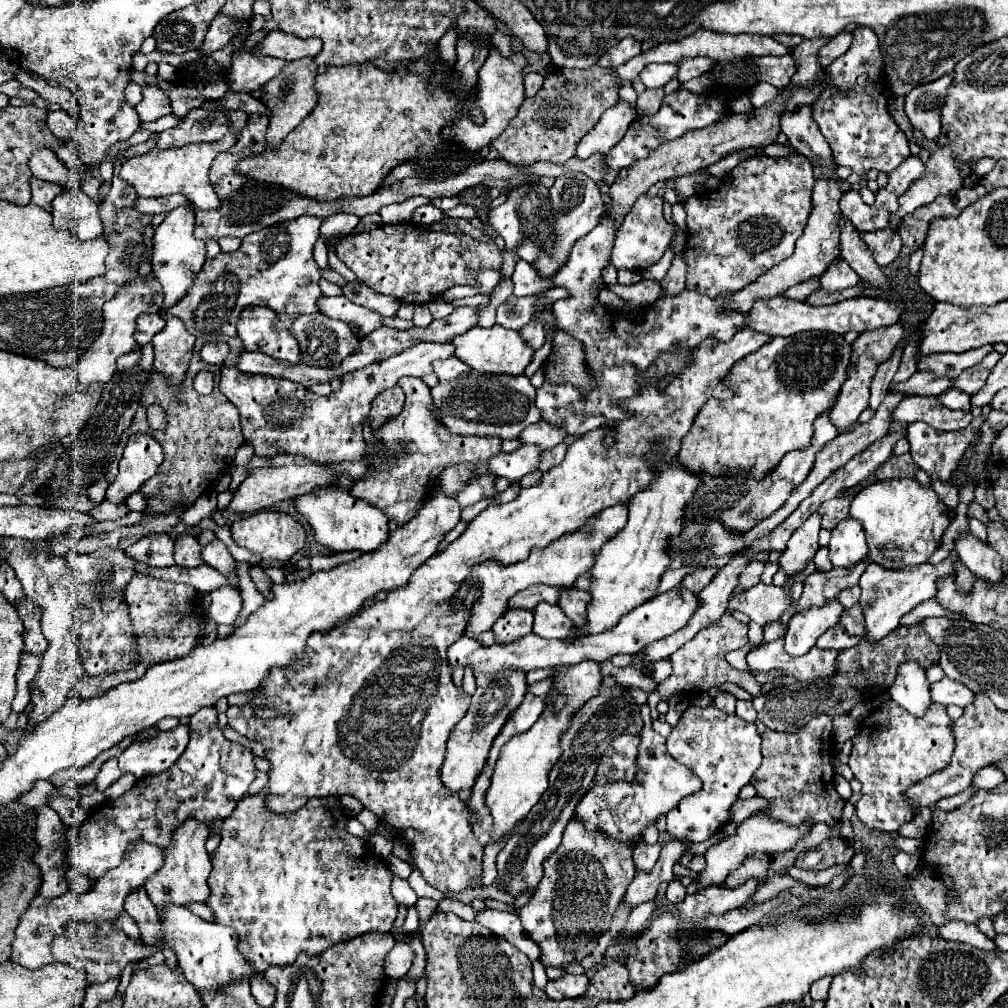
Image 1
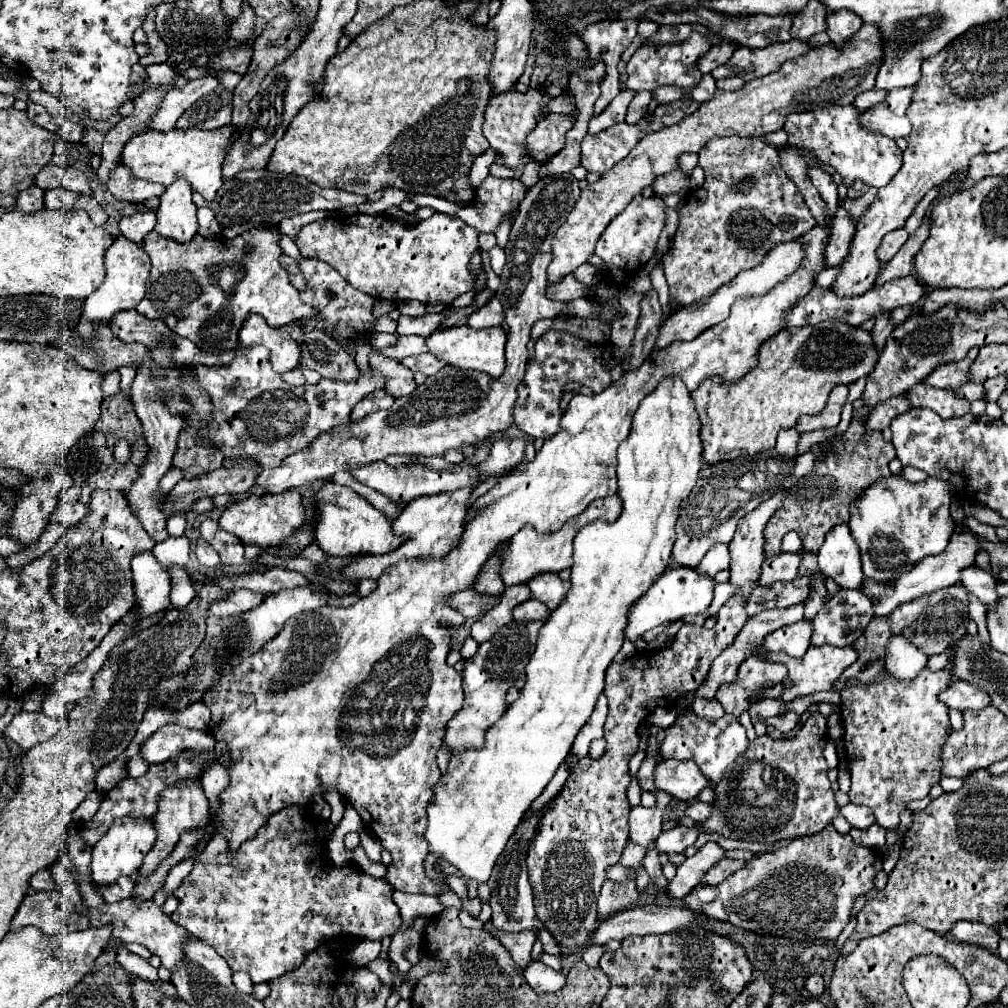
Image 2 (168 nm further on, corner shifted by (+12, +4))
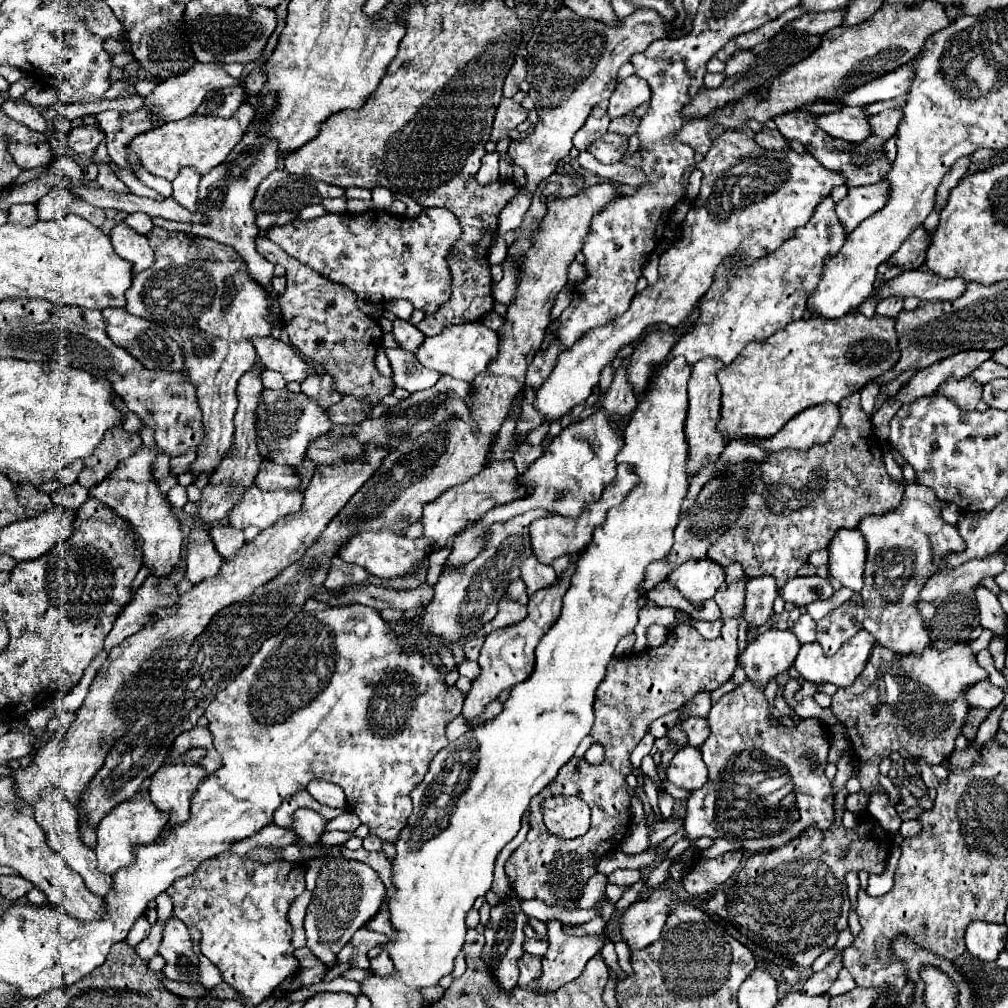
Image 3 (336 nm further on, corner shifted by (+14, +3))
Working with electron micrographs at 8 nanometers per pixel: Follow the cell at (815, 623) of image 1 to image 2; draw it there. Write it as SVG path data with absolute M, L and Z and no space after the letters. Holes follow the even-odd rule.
M802 619L800 623L780 627L774 633L770 633L764 639L766 651L784 651L790 657L802 657L806 649L810 647L810 635L812 635L812 621Z

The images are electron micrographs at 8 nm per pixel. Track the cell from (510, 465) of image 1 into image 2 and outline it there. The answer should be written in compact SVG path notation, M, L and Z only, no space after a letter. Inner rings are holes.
M374 461L370 465L364 465L362 469L352 471L352 475L362 483L368 485L388 499L400 503L400 501L412 501L418 495L434 495L434 493L446 493L446 491L456 491L460 487L468 487L472 483L472 471L476 471L476 465L462 465L458 463L452 471L432 471L432 469L422 469L420 465L410 465L410 467L390 467L384 461Z

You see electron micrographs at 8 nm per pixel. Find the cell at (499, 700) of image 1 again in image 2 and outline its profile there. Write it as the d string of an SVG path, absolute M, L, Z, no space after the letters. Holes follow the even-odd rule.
M512 621L504 627L500 627L492 639L480 645L478 653L464 661L464 705L462 709L448 721L446 733L444 733L444 745L450 749L450 757L454 757L460 751L466 751L468 747L482 747L486 731L504 715L506 711L506 693L514 685L516 677L524 671L528 665L530 655L536 647L538 629L542 623L538 621Z

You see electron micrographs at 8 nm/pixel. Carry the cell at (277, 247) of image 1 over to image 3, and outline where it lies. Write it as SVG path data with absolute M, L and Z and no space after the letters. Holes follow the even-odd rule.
M152 228L146 236L156 260L150 268L134 276L134 282L126 292L126 310L134 316L162 324L166 334L176 340L184 352L182 374L186 380L190 380L190 384L196 386L196 398L204 422L204 442L198 446L198 458L190 466L190 472L196 476L194 484L202 490L210 482L210 476L218 470L218 464L230 456L234 448L234 412L238 408L236 384L240 376L256 362L252 338L270 336L272 326L266 320L270 310L270 294L246 274L246 264L232 246L186 232L168 232L164 228Z

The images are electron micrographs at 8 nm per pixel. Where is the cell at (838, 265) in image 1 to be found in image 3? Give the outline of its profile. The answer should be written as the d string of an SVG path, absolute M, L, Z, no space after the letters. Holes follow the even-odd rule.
M886 178L880 180L878 184L848 188L848 196L836 206L836 214L844 224L846 232L852 232L864 218L884 208L888 200L888 192L890 188L886 184Z

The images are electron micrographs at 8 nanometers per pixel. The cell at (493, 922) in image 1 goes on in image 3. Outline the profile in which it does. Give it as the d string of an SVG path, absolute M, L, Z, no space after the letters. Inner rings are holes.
M548 920L546 926L548 926L550 946L548 946L548 952L542 956L542 974L536 982L536 990L554 992L560 986L564 986L566 982L572 982L574 978L578 978L582 974L586 962L592 956L596 956L596 952L602 948L602 934L588 934L588 936L576 938L576 936L566 936L562 932L562 922L558 922L558 920Z

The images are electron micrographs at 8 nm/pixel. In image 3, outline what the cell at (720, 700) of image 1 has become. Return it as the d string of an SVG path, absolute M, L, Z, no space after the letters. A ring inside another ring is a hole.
M692 716L692 718L684 720L684 724L682 724L682 732L686 734L688 746L698 748L698 746L708 738L710 728L708 728L708 724L706 724L706 718L696 718L696 716Z

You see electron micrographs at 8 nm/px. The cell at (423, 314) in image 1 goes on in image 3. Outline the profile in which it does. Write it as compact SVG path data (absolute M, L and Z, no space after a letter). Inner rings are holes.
M400 318L394 320L392 336L394 336L396 344L406 352L416 352L418 346L422 344L422 340L424 340L424 334L416 326L412 326L410 322L400 320Z

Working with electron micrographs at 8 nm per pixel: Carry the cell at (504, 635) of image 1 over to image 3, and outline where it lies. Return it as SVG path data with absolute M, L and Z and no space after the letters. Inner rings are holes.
M522 578L512 580L512 582L510 582L510 588L508 588L506 592L508 592L508 596L512 596L512 598L514 598L516 602L520 602L520 604L526 604L526 602L528 602L528 594L526 594L526 586L524 586Z

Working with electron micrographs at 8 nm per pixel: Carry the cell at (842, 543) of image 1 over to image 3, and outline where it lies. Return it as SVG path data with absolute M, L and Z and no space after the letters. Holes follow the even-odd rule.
M838 530L830 544L830 574L840 580L842 586L860 592L864 586L866 542L858 530Z

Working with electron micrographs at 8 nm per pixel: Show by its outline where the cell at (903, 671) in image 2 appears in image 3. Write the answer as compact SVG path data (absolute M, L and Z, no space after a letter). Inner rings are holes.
M914 482L906 484L904 500L896 510L882 516L866 516L860 524L868 546L864 588L860 592L866 608L864 628L878 644L898 654L922 652L930 646L926 622L916 610L918 592L924 582L942 568L942 560L948 554L958 554L966 548L958 528L942 520L940 508L942 500L938 500L930 488Z

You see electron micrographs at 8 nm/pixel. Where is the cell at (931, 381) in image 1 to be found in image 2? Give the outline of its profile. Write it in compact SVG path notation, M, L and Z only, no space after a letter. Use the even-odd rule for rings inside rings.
M962 359L962 361L940 365L922 383L928 385L928 387L956 389L956 387L968 383L968 367L970 367L970 363L972 363L970 359Z

